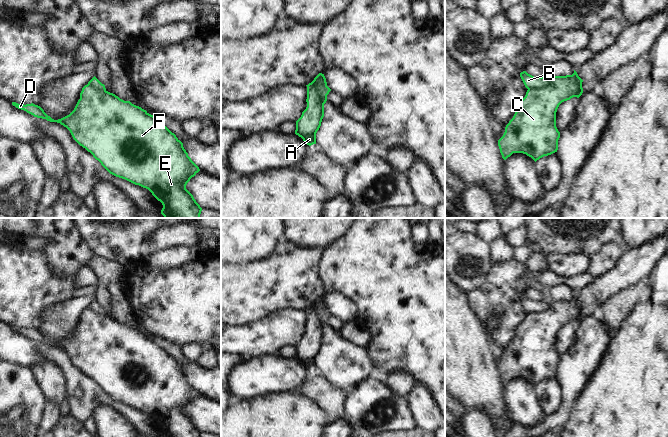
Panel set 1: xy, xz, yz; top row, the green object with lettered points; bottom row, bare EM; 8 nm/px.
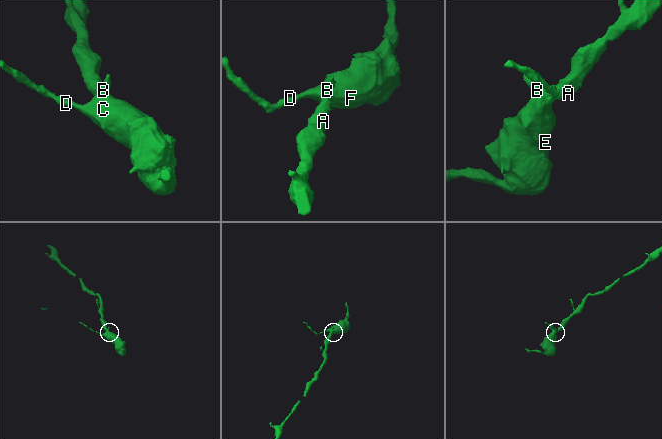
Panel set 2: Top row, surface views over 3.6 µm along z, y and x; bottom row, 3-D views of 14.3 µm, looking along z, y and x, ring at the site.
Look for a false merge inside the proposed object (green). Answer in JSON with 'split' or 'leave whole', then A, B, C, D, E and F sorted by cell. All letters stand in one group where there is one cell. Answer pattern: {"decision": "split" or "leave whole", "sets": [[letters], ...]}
{"decision": "split", "sets": [["A", "C", "D", "E", "F"], ["B"]]}

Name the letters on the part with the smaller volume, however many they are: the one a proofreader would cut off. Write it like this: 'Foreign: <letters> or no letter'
Foreign: B

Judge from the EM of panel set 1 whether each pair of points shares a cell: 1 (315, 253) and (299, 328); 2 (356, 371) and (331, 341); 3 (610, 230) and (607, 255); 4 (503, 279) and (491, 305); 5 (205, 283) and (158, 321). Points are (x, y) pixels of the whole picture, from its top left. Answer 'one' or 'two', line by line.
1: two
2: one
3: two
4: one
5: one

